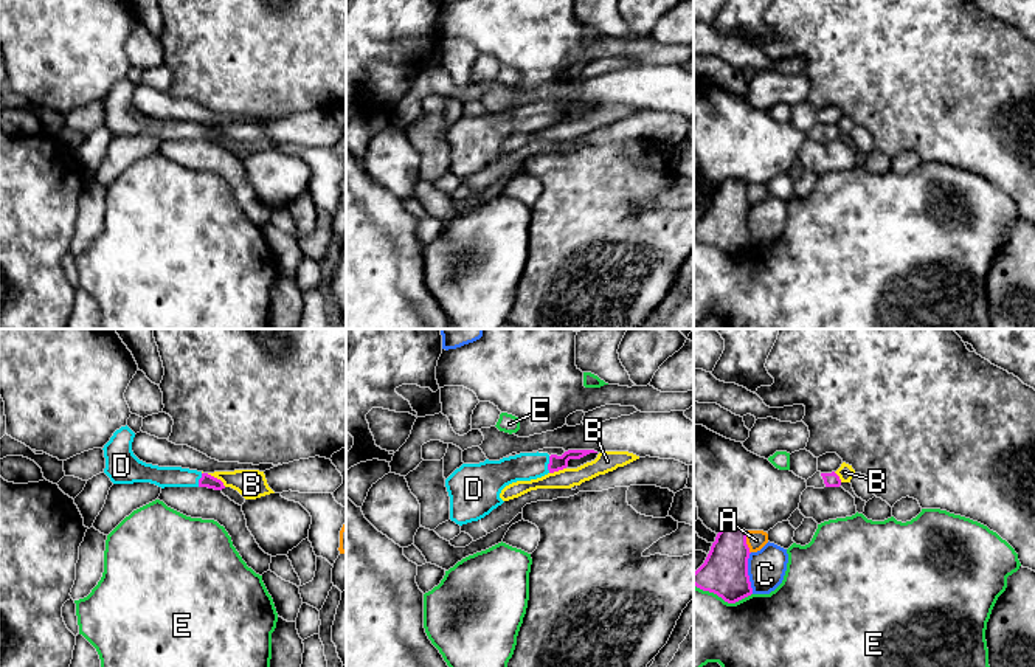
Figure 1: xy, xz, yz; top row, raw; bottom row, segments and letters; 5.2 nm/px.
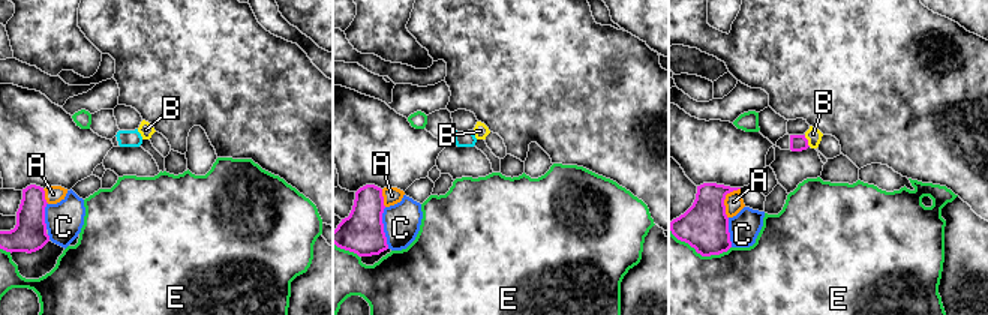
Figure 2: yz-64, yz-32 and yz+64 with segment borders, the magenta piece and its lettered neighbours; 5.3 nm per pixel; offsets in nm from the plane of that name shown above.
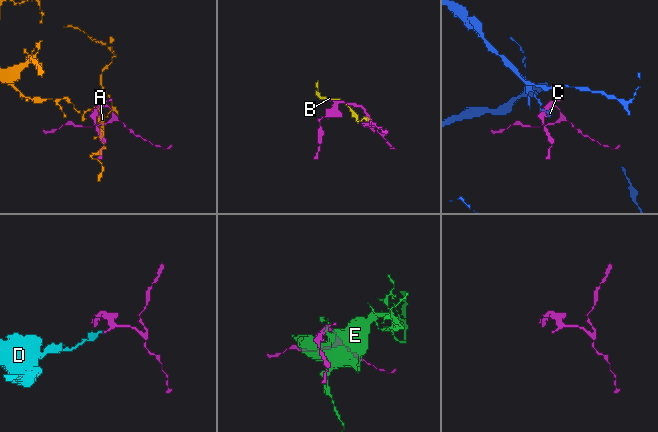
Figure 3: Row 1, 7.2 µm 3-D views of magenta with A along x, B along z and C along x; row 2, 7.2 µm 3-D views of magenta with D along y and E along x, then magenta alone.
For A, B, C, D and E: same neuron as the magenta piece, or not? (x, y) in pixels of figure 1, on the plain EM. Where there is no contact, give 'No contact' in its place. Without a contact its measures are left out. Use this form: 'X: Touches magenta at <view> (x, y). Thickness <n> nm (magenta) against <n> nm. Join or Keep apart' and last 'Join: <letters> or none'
A: Touches magenta at yz (745, 194). Thickness 240 nm (magenta) against 100 nm. Keep apart
B: Touches magenta at xy (216, 131). Thickness 70 nm (magenta) against 150 nm. Keep apart
C: Touches magenta at yz (747, 225). Thickness 240 nm (magenta) against 190 nm. Keep apart
D: Touches magenta at xz (548, 117). Thickness 80 nm (magenta) against 140 nm. Join
E: Touches magenta at yz (723, 252). Thickness 240 nm (magenta) against 400 nm. Keep apart
Join: D

